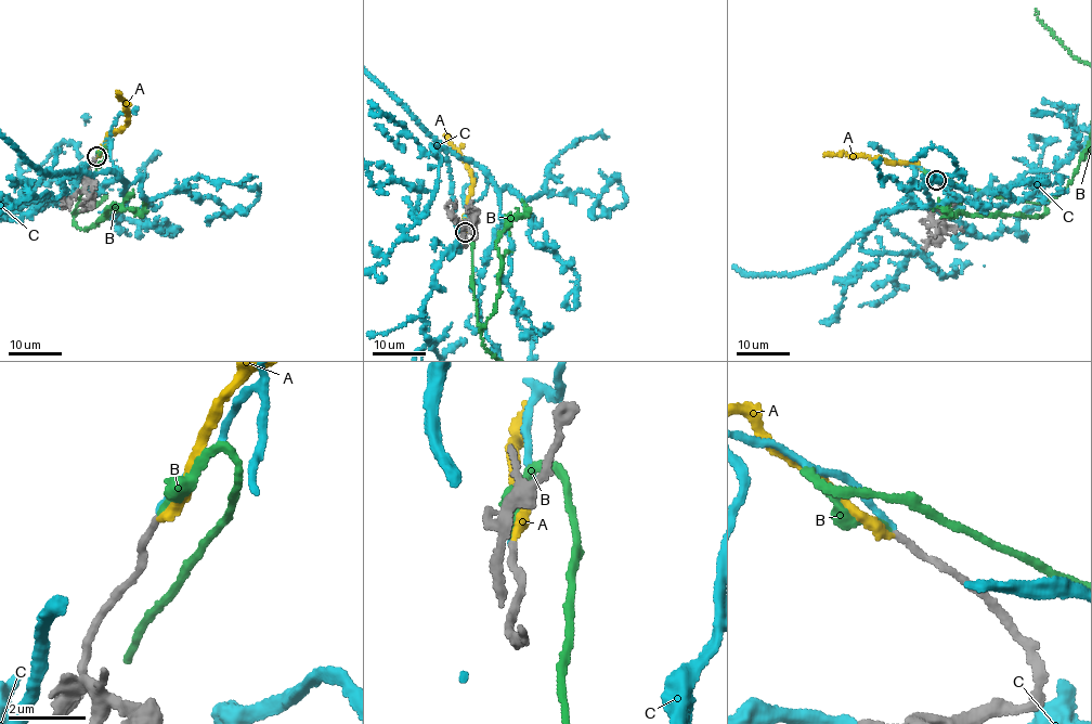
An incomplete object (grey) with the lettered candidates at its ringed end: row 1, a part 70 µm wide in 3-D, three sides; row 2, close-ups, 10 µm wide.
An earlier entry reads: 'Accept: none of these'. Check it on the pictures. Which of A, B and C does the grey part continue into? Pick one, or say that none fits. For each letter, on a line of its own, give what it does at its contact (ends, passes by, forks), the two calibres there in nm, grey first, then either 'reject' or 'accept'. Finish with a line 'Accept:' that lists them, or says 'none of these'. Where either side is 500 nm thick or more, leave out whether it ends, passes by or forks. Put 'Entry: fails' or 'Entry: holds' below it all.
A: it ends | 180/240 nm | reject
B: it ends | 180/160 nm | accept
C: it ends | 180/150 nm | reject
Accept: B
Entry: fails

